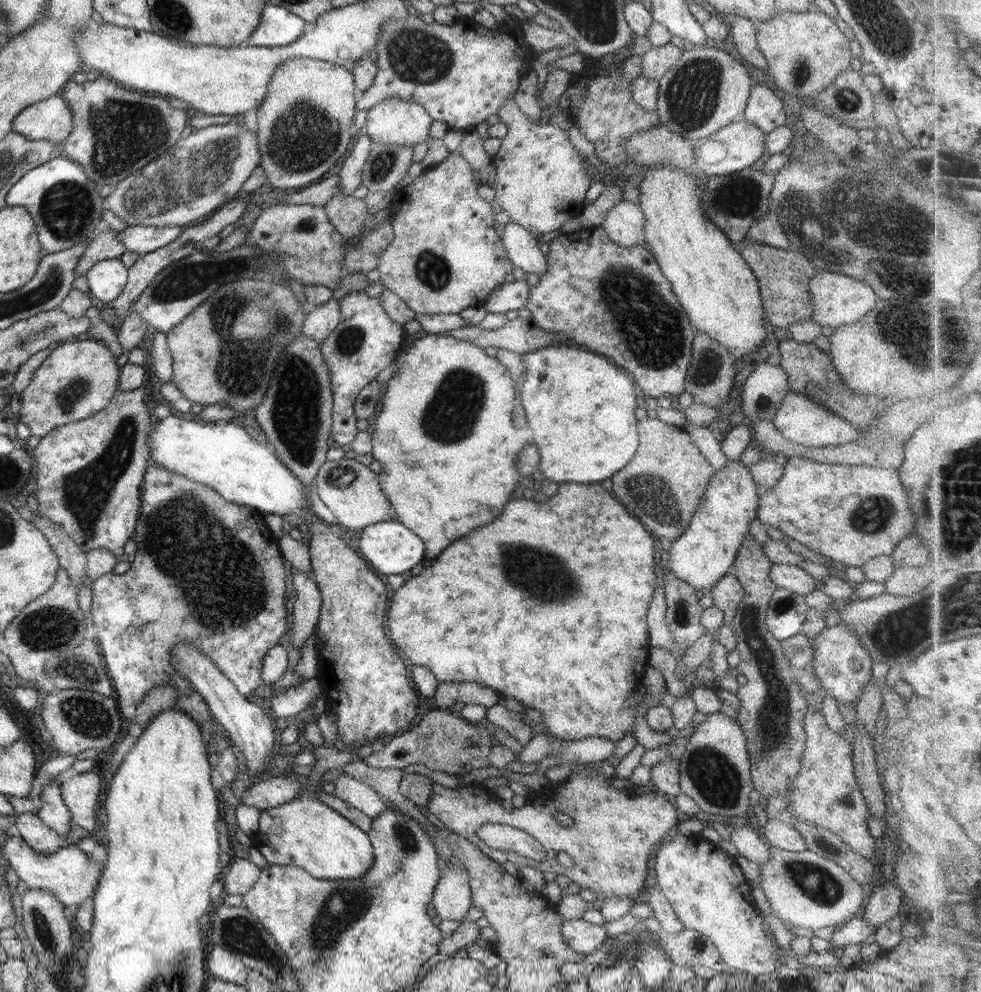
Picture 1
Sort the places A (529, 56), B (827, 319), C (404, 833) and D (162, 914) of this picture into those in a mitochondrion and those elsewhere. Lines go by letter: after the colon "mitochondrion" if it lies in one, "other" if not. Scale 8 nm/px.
A: other
B: other
C: mitochondrion
D: other

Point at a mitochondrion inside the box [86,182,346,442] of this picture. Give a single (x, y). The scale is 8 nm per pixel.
(238, 365)

